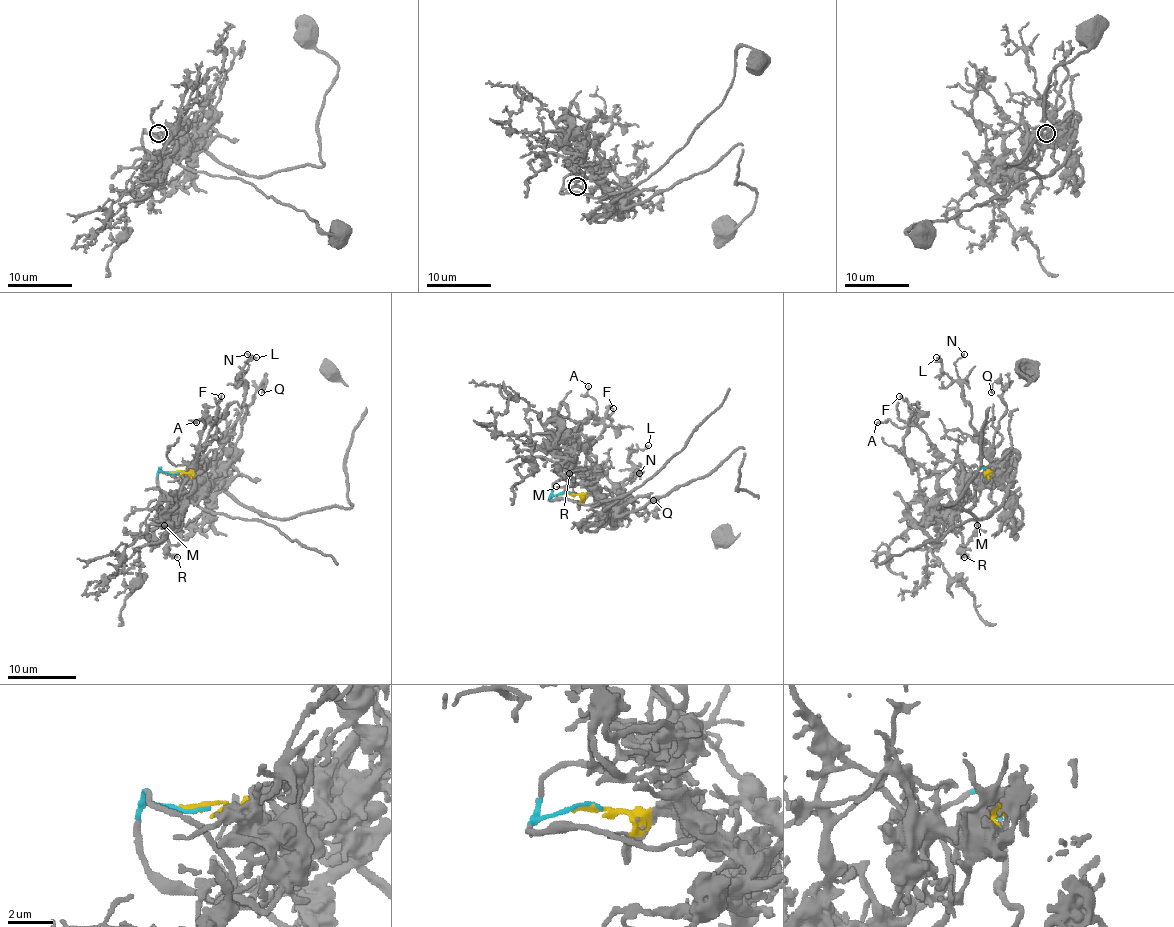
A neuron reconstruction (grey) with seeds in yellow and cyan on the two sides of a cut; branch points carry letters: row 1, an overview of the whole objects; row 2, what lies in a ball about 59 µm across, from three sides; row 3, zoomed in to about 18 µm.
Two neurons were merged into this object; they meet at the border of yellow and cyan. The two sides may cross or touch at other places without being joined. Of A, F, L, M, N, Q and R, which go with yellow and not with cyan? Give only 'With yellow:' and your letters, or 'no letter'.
With yellow: L, N, Q

